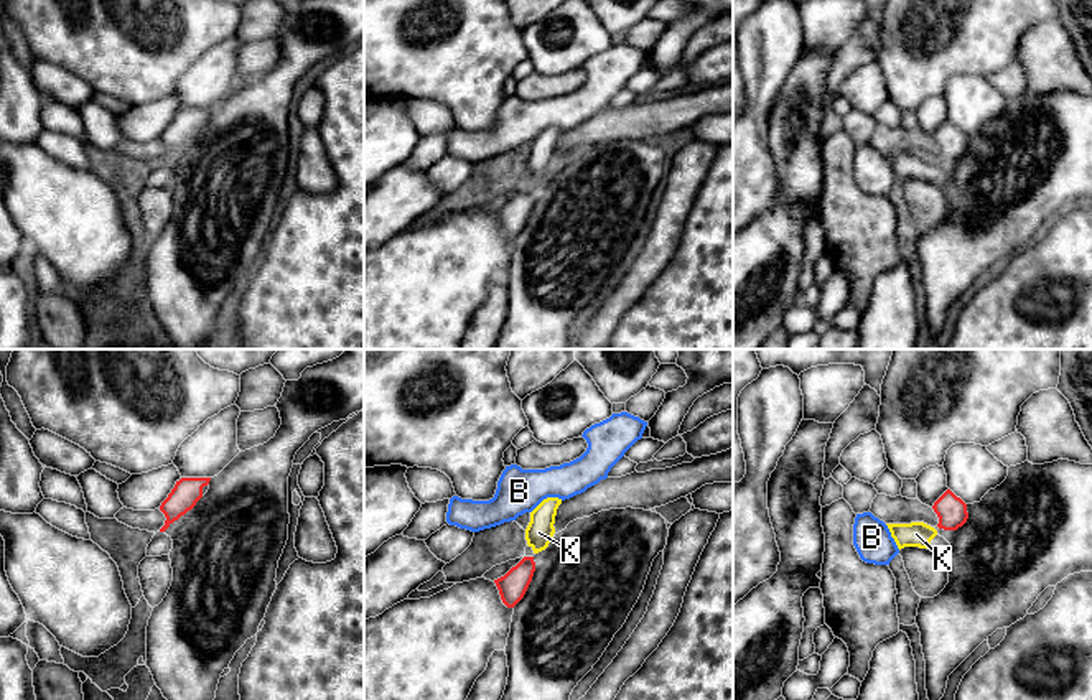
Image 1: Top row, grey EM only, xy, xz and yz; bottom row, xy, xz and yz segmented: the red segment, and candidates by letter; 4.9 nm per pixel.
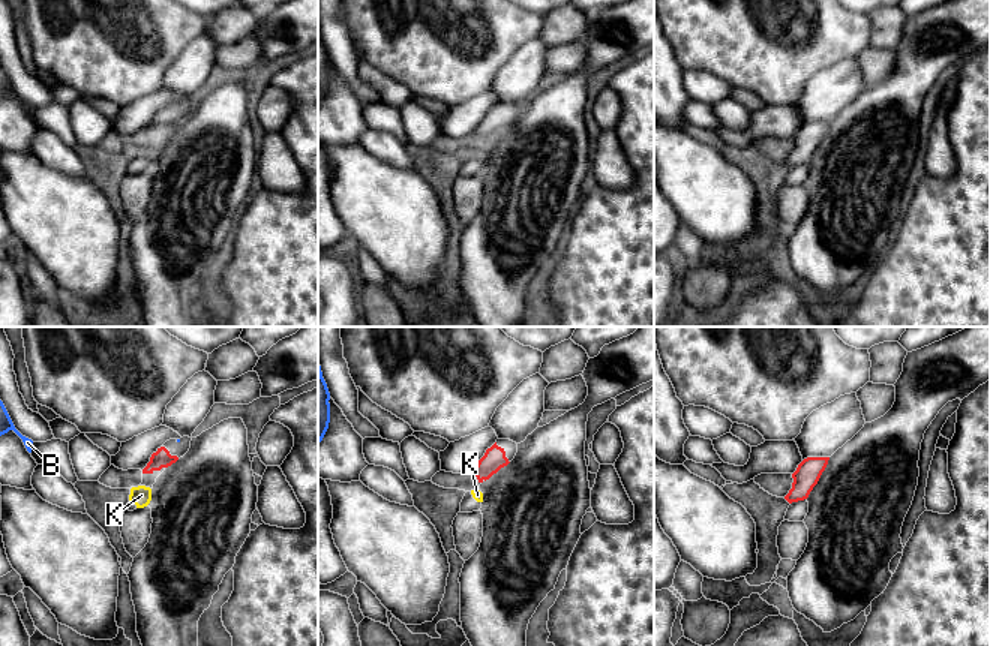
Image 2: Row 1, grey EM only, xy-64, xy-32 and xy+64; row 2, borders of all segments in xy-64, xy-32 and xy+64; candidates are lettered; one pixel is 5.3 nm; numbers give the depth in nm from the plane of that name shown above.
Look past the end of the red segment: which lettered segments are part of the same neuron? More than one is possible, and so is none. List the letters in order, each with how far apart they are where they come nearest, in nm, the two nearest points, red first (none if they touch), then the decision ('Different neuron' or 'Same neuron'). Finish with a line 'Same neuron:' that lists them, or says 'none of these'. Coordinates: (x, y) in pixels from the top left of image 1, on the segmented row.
B: Distance 190 nm. Across: xz (524, 557), (514, 519). Same neuron
K: Distance 20 nm. Across: yz (938, 526), (934, 529). Different neuron
Same neuron: B

